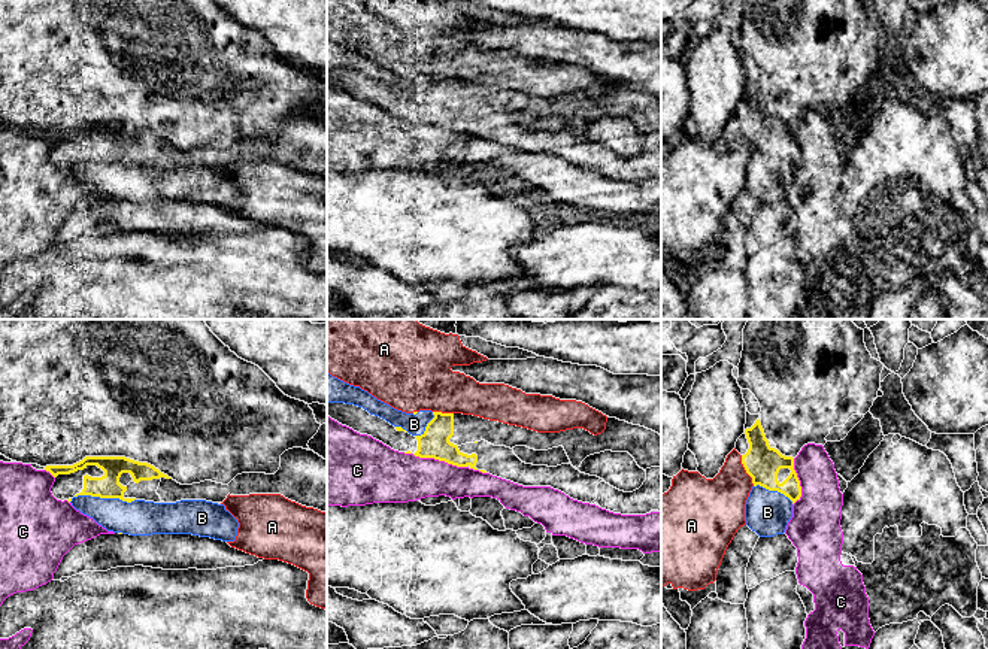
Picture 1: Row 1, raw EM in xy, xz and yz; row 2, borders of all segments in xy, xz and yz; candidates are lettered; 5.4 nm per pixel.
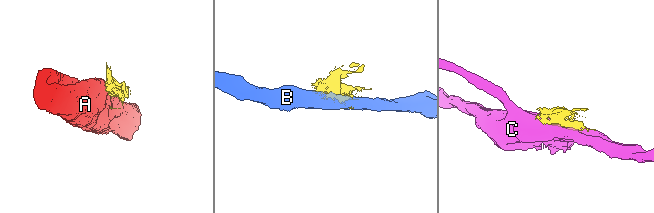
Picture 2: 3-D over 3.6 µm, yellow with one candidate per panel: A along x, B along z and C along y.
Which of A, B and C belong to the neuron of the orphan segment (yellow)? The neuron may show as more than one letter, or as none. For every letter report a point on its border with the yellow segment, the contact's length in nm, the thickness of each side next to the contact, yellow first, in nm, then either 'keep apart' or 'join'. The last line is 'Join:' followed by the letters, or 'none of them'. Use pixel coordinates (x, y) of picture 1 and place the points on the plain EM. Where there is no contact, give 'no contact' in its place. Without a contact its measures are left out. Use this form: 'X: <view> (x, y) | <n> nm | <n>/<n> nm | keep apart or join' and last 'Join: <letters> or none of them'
A: yz (745, 135) | 180 nm | 190/300 nm | keep apart
B: xy (105, 163) | 320 nm | 130/190 nm | keep apart
C: xz (435, 124) | 360 nm | 160/280 nm | keep apart
Join: none of them

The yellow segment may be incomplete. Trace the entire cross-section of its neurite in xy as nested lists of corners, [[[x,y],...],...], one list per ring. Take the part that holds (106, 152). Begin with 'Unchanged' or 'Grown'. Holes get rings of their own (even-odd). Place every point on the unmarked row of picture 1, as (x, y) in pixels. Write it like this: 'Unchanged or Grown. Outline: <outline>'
Grown. Outline: [[[303,113],[285,116],[275,140],[242,139],[228,151],[212,146],[181,151],[154,131],[125,122],[85,122],[73,131],[46,131],[45,136],[55,143],[52,161],[69,169],[78,161],[119,164],[127,169],[222,169],[228,160],[281,160],[327,179],[327,125]]]

